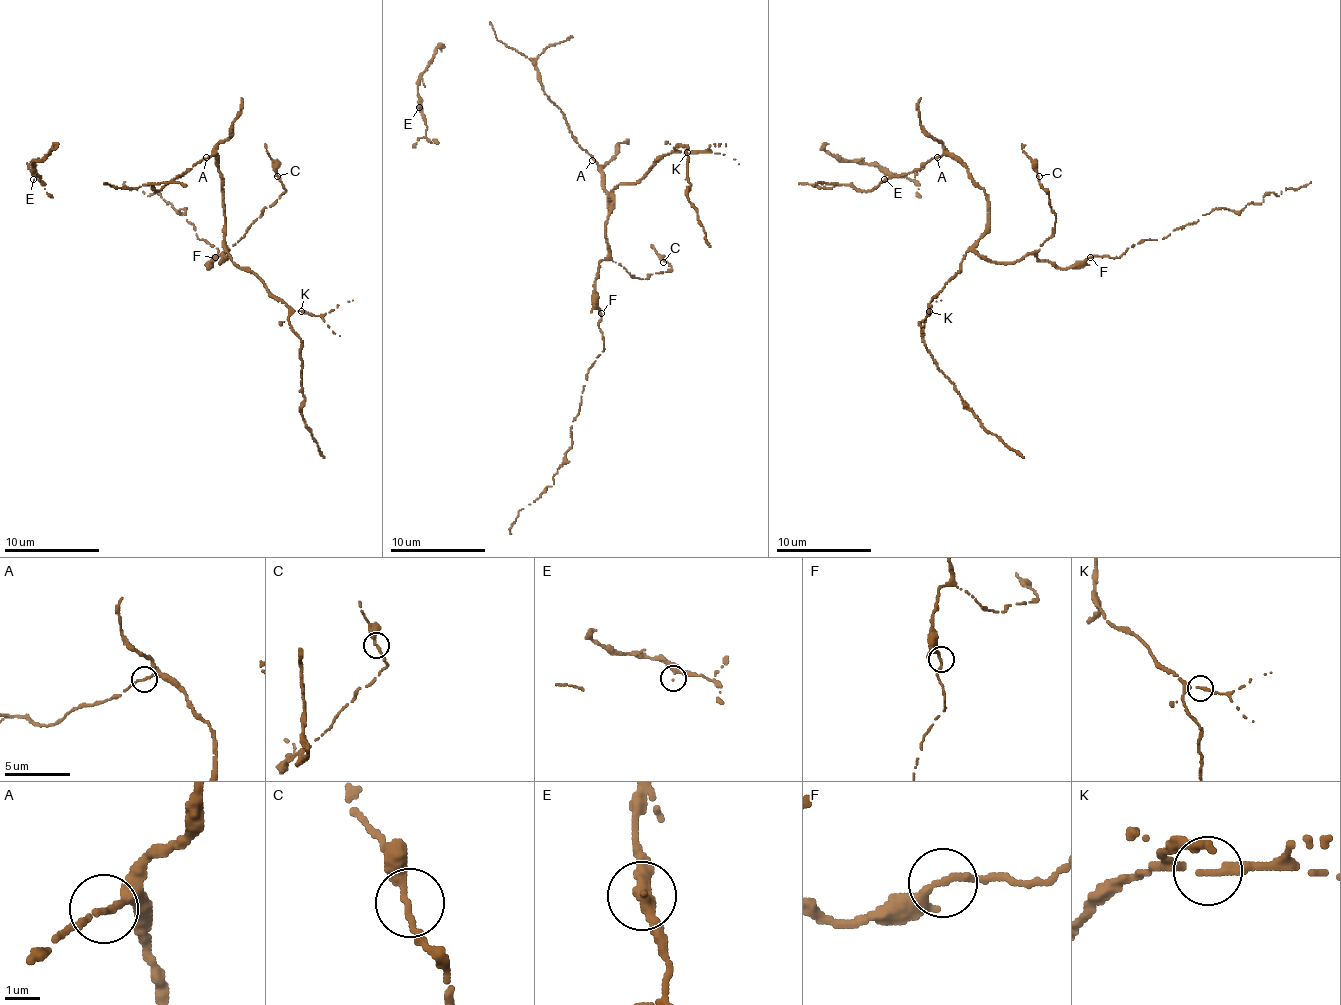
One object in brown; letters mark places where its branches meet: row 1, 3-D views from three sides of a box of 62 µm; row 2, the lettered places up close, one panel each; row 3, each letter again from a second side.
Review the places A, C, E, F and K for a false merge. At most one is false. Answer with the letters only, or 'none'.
none

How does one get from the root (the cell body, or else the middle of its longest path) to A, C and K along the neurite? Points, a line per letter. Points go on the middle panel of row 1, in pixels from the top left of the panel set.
A: (609, 209), (604, 181), (599, 167), (592, 160)
C: (609, 209), (604, 238), (613, 262), (635, 278), (663, 273), (670, 266), (663, 262)
K: (609, 209), (611, 193), (621, 183), (635, 183), (670, 152), (687, 152)

